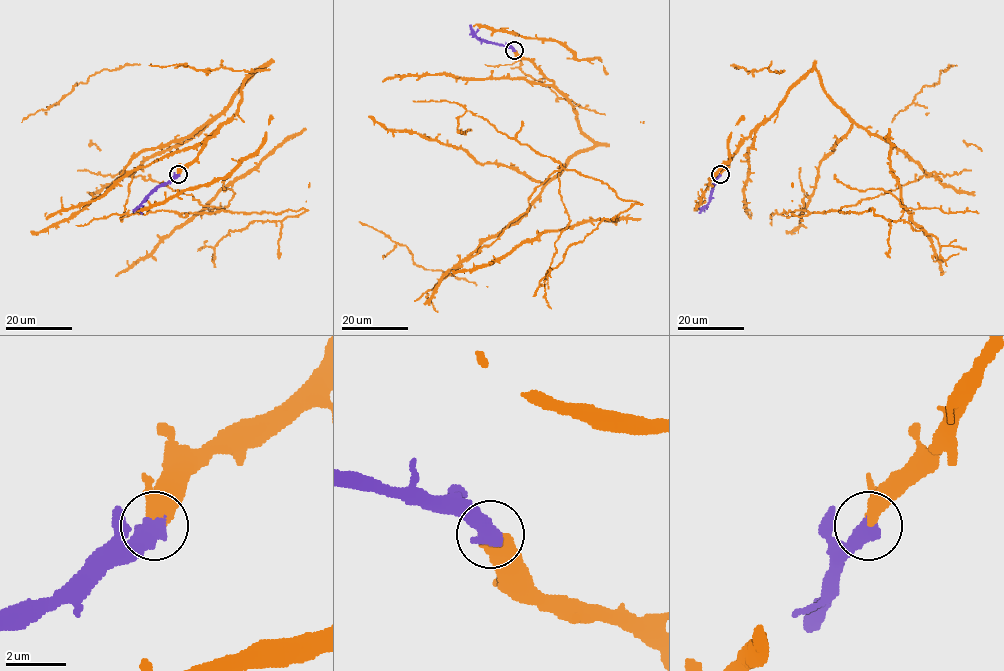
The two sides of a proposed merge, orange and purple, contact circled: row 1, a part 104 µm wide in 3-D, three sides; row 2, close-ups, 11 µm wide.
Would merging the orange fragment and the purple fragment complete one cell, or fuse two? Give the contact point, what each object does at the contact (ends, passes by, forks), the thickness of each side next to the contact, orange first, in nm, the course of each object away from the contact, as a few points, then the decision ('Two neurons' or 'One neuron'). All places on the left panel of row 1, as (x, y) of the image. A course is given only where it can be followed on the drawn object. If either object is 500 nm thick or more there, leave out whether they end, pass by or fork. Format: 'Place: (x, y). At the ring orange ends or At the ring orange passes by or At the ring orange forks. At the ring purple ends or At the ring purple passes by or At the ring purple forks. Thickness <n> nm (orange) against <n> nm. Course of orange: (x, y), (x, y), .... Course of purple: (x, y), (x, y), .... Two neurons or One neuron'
Place: (178, 174). Thickness 550 nm (orange) against 650 nm. Course of orange: (178, 174), (259, 68), (200, 133), (133, 175), (226, 211), (305, 210), (197, 251). Course of purple: (178, 174), (161, 183), (133, 209). One neuron

